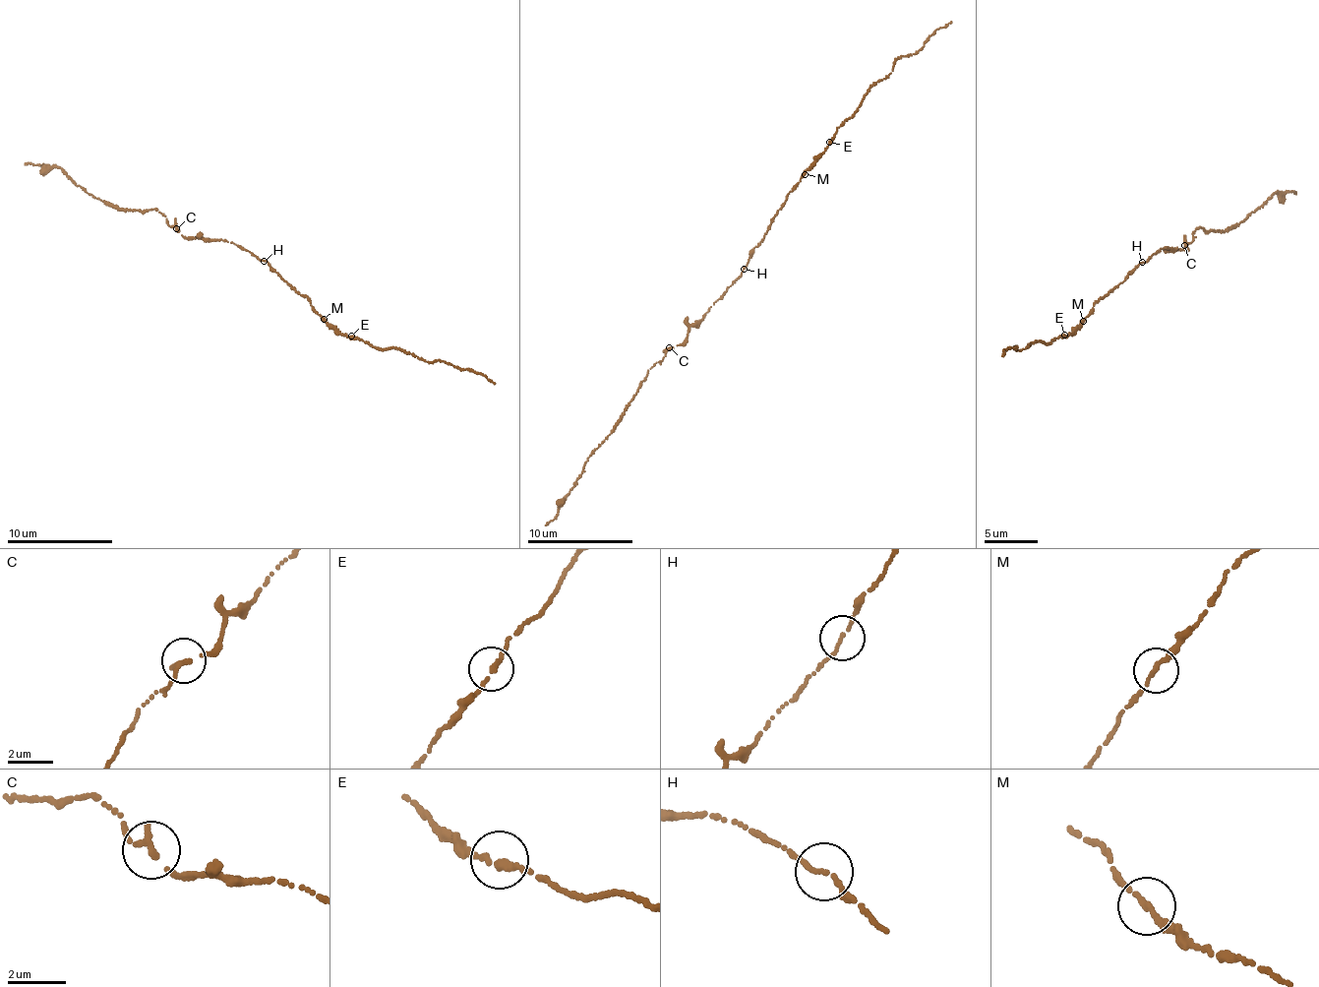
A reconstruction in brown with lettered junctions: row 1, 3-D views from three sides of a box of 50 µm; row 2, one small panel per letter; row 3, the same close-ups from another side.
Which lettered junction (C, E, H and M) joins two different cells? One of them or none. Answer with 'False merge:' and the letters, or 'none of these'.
False merge: none of these

